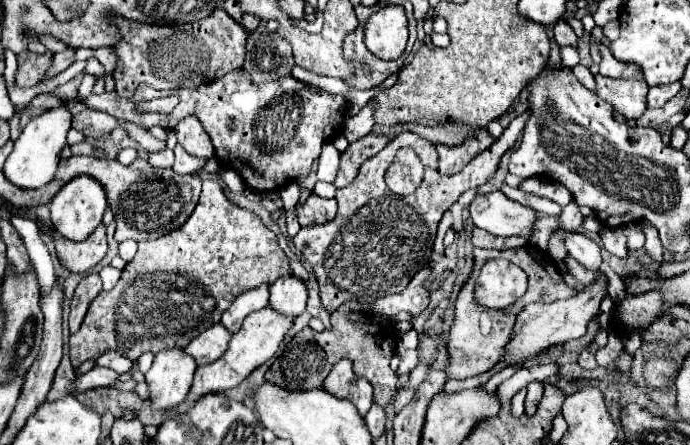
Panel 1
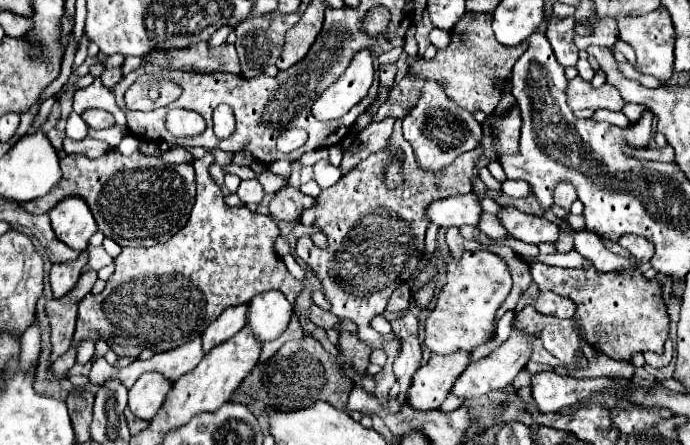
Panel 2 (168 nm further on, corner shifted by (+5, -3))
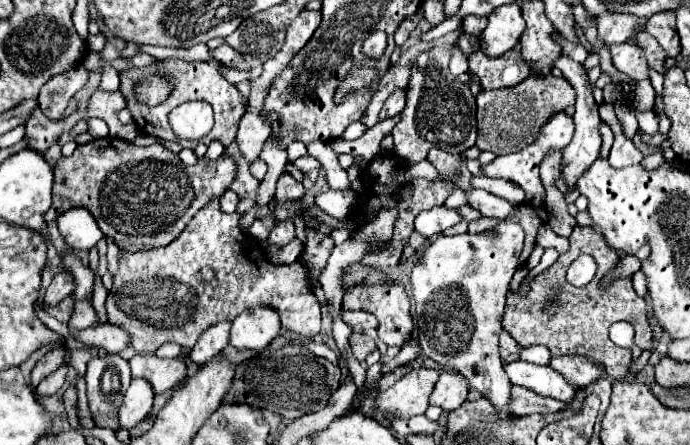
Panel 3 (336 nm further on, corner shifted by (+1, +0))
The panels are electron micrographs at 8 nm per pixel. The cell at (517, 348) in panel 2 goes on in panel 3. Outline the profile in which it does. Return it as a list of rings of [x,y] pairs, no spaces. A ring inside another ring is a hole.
[[[442,372],[440,380],[436,382],[436,388],[432,392],[432,404],[444,408],[444,410],[456,410],[462,406],[468,398],[468,378],[460,372]]]

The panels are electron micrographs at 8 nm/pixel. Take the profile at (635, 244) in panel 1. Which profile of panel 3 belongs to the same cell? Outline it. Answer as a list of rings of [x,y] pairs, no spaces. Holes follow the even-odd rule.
[[[622,256],[620,266],[618,266],[618,274],[620,276],[632,276],[640,268],[642,268],[642,262],[636,256]]]

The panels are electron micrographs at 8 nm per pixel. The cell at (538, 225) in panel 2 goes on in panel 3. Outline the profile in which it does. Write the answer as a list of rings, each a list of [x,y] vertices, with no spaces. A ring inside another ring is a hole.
[[[470,190],[468,192],[468,204],[472,208],[478,208],[482,212],[482,216],[498,218],[498,220],[510,218],[518,208],[518,204],[512,204],[510,200],[494,196],[486,190]]]

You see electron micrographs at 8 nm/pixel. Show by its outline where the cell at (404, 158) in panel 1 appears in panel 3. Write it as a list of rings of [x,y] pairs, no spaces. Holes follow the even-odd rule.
[[[396,90],[386,102],[384,102],[384,108],[380,112],[380,120],[386,120],[386,118],[392,118],[396,116],[398,112],[402,112],[406,106],[406,96],[402,90]]]

